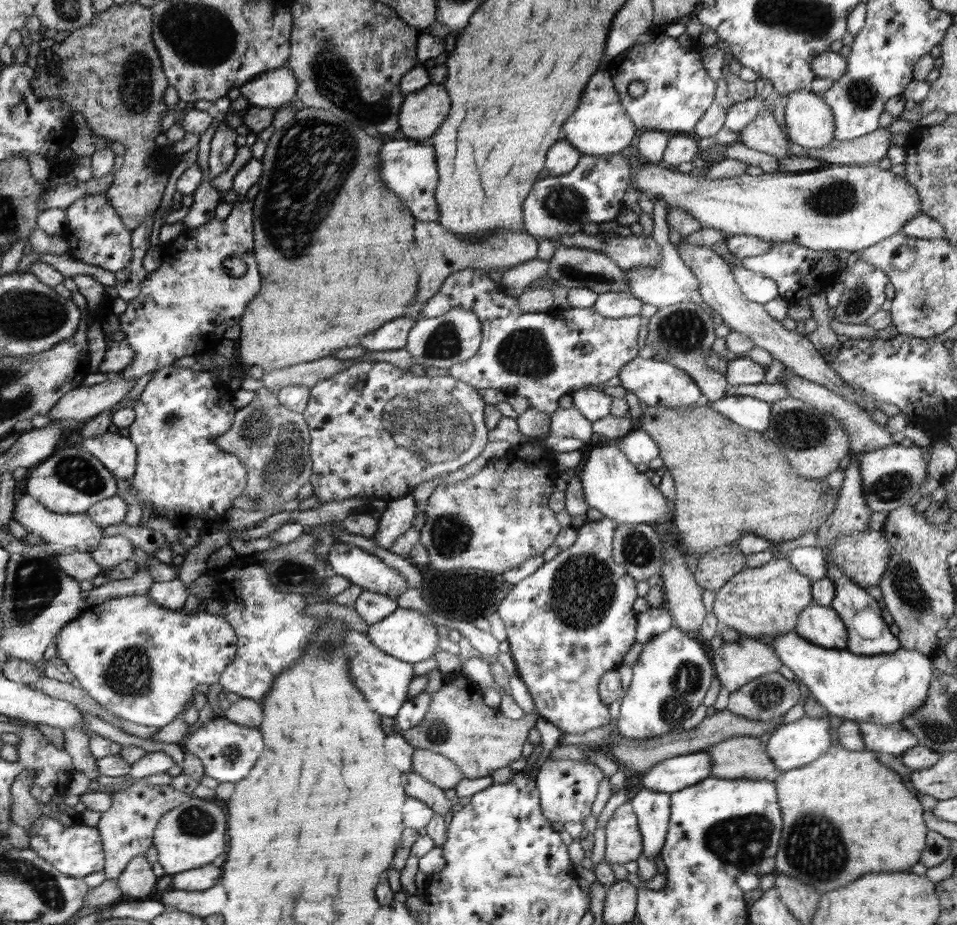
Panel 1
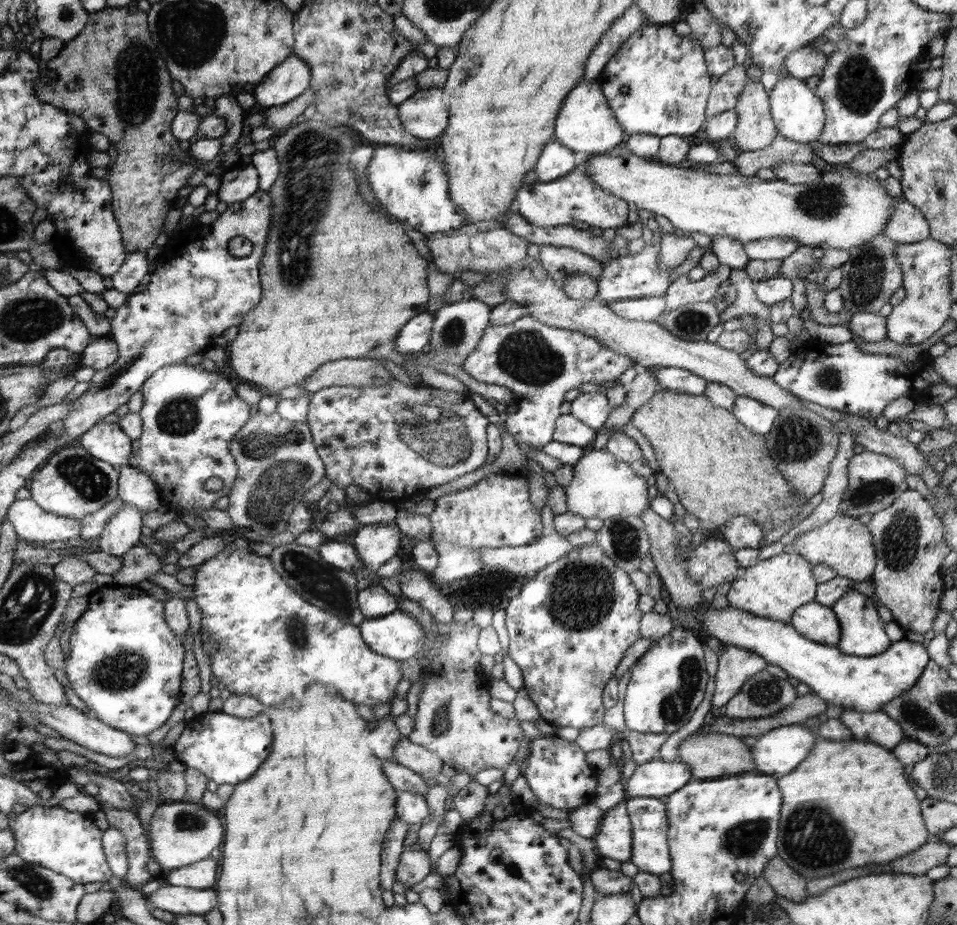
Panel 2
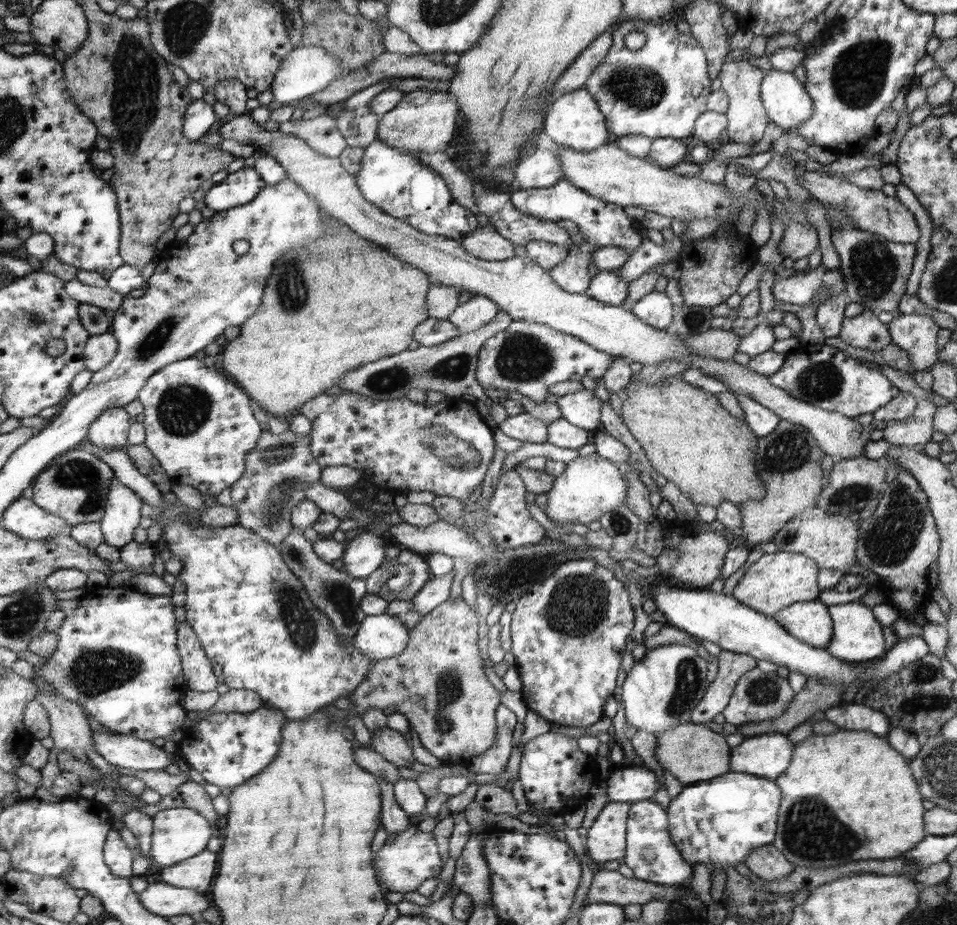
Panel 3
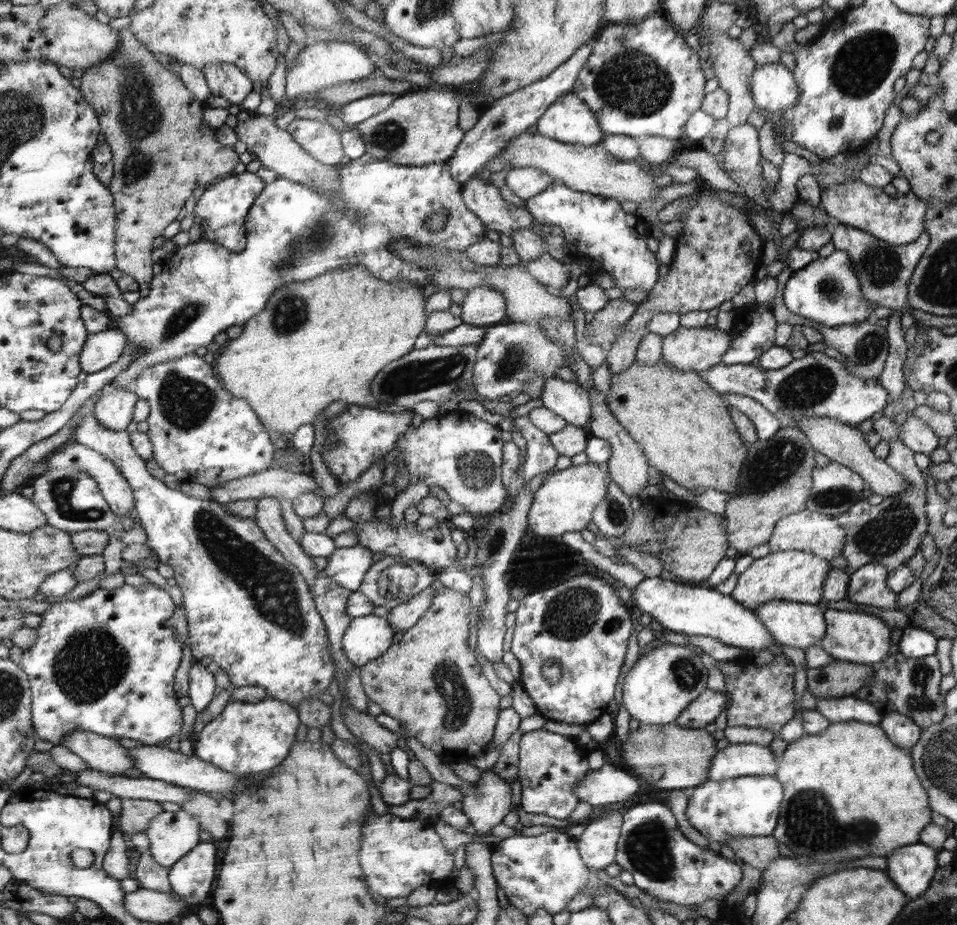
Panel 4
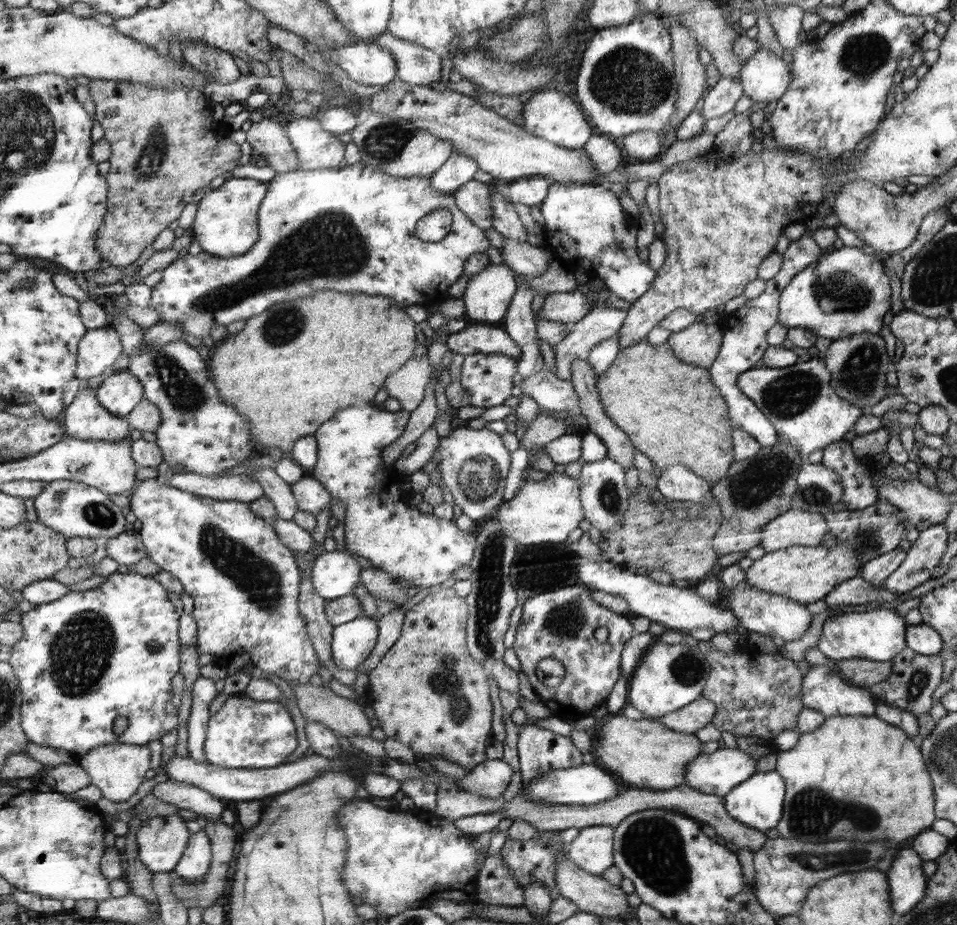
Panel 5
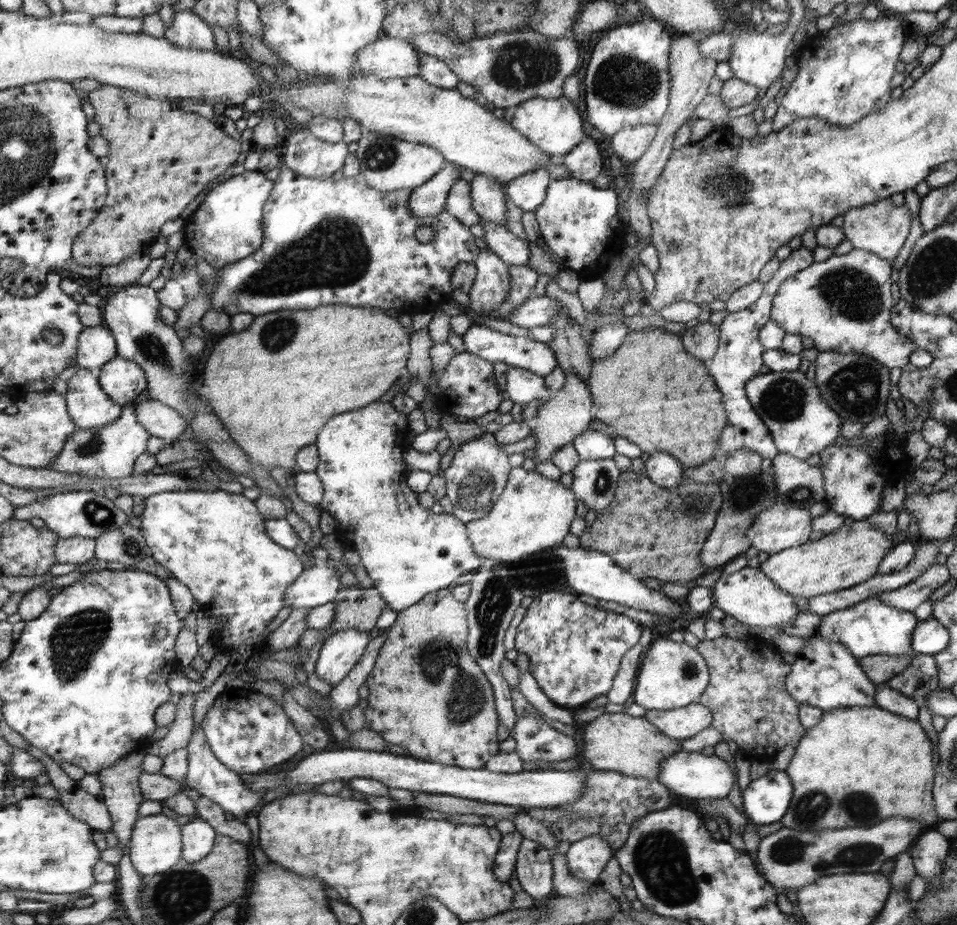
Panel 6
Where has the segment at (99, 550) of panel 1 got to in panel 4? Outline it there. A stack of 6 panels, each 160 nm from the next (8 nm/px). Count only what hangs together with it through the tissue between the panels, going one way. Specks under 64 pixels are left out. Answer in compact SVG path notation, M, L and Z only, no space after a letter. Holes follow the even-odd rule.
M70 442L64 445L61 449L55 450L41 466L37 466L37 471L34 472L31 478L36 478L44 473L48 473L54 469L65 469L74 465L80 471L86 471L92 478L95 478L101 493L105 497L105 501L112 507L113 513L116 514L117 520L120 516L127 516L136 505L136 499L133 495L133 487L125 479L125 475L117 469L114 462L110 462L108 458L104 458L98 451L92 450L82 443Z

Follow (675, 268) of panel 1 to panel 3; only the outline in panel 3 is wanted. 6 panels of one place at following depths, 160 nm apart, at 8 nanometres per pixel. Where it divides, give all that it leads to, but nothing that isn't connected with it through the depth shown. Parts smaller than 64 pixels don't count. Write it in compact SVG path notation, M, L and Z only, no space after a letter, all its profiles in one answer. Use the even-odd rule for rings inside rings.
M619 269L601 270L591 278L585 293L606 304L621 306L628 298L629 283L619 275Z

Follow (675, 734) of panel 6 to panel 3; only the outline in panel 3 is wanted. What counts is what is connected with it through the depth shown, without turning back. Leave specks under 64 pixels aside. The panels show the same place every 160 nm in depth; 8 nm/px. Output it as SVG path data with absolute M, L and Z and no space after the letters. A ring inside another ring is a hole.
M722 649L717 656L718 676L709 686L706 696L693 710L690 722L706 725L729 704L739 681L757 668L757 658Z

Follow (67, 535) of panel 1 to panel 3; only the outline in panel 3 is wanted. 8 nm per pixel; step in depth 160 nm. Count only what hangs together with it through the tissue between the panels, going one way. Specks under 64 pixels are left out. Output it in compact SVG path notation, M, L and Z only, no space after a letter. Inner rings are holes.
M24 497L9 506L1 523L2 528L14 532L17 536L33 540L46 540L70 531L66 519L50 514L33 499Z

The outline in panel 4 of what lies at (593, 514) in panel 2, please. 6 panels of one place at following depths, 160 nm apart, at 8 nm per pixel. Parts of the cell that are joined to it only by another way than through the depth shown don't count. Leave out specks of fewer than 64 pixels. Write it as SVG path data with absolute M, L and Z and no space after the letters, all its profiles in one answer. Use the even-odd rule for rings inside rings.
M588 461L581 465L551 472L545 477L538 491L533 494L527 519L530 530L538 537L562 536L564 532L581 532L590 524L592 512L609 494L610 476L607 465L594 464Z

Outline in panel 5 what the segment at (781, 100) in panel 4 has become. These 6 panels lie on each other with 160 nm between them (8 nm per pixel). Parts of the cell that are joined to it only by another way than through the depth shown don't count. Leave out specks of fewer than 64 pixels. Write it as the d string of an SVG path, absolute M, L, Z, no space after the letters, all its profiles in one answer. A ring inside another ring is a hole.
M760 45L757 54L746 59L742 66L739 79L743 95L748 96L754 103L778 102L789 91L791 74L788 64L782 58Z

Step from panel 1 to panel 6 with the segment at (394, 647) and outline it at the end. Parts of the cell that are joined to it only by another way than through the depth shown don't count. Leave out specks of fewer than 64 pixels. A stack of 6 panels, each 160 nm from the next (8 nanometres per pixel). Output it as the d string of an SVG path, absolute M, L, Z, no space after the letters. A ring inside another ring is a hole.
M347 628L330 633L324 640L316 662L315 674L336 686L357 667L369 646L370 633Z

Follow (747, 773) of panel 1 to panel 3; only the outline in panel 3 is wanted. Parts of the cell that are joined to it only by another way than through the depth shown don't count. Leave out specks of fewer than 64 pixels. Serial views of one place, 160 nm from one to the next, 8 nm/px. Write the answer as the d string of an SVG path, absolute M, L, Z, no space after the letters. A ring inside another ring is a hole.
M690 721L658 733L655 755L664 772L670 771L684 785L709 781L732 770L732 748L726 743L726 736Z

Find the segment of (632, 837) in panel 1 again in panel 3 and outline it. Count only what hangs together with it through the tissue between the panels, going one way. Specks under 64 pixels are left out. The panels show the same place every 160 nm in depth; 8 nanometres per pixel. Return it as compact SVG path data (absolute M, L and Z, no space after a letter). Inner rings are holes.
M609 801L587 829L586 850L596 863L622 862L628 852L628 820L632 802Z

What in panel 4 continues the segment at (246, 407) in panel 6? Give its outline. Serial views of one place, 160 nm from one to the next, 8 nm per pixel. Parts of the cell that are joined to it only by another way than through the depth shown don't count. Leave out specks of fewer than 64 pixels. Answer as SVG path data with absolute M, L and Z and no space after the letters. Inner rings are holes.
M353 264L342 268L342 270L332 270L330 274L324 274L322 278L314 278L310 282L289 282L282 288L276 290L266 303L265 309L261 310L256 316L250 318L243 325L244 330L241 336L238 336L224 348L224 352L215 358L214 368L218 370L218 376L222 378L226 390L230 391L236 398L245 398L250 406L256 411L258 418L266 423L266 430L275 430L279 436L290 438L296 433L301 426L312 423L323 410L332 402L342 400L350 403L350 405L362 405L379 408L382 407L379 401L372 398L369 386L372 380L385 368L389 362L397 361L405 354L414 350L414 342L416 338L424 332L424 324L426 324L426 308L424 308L424 296L420 292L420 287L408 281L387 281L374 276L364 265Z

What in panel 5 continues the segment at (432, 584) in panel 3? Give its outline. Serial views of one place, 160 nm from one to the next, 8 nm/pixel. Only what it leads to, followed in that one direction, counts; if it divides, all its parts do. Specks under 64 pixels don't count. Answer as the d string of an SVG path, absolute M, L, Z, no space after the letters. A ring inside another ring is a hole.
M398 606L392 612L388 612L386 616L377 621L380 627L380 636L377 640L377 645L374 647L373 653L370 654L369 658L365 660L364 666L361 670L356 670L356 674L360 671L364 671L368 675L376 666L378 662L381 662L381 658L396 644L398 637L401 636L401 630L404 628L406 610Z

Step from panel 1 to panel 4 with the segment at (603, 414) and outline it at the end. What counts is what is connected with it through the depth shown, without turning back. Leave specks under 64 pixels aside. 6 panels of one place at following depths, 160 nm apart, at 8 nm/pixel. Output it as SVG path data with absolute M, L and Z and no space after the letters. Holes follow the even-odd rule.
M549 378L540 399L543 406L564 418L567 424L587 429L592 420L593 401L587 388L578 383Z

